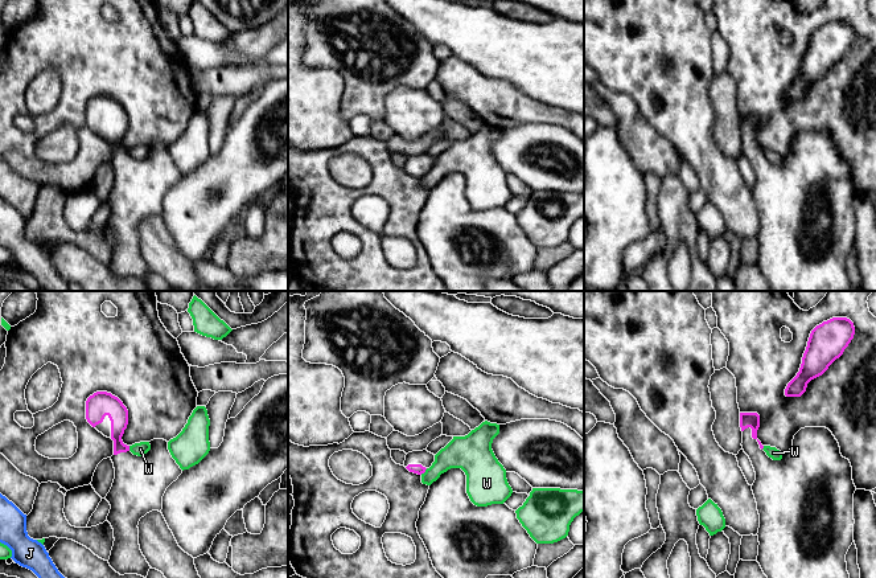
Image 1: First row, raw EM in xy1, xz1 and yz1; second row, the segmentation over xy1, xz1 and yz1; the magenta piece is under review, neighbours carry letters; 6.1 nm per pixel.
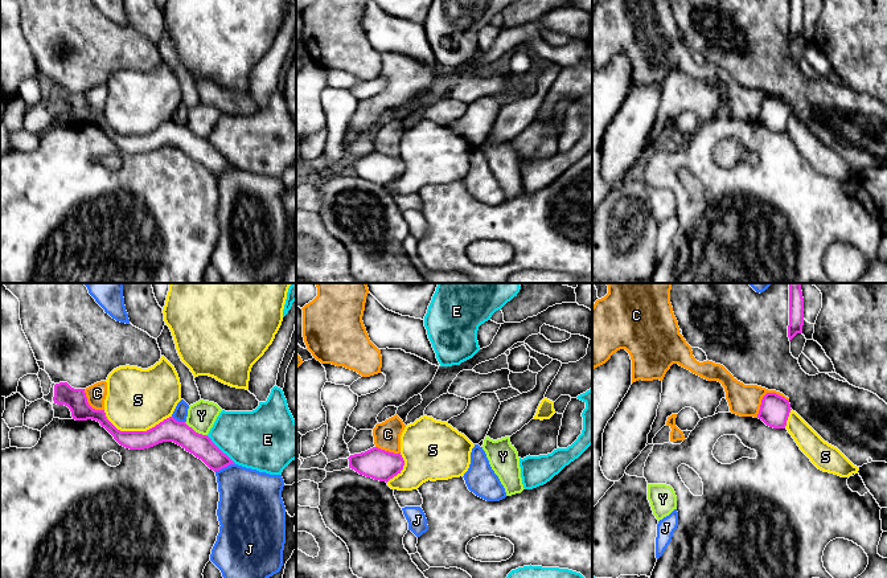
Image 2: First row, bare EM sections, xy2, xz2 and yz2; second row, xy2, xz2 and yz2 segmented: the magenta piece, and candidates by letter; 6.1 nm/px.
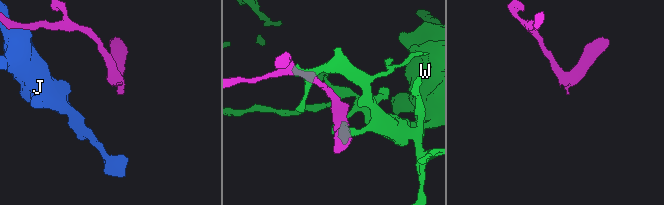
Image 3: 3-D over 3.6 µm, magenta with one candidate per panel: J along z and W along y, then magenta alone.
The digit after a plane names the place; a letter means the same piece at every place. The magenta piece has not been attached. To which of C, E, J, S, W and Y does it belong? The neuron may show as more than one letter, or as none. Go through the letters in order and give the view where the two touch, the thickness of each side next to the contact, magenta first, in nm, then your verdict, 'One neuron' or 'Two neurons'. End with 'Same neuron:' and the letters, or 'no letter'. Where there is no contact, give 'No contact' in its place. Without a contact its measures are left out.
C: Touches magenta in yz2. Thickness 180 nm (magenta) against 190 nm. Two neurons
E: Touches magenta in xy2. Thickness 140 nm (magenta) against 360 nm. Two neurons
J: Touches magenta in xy2. Thickness 140 nm (magenta) against 360 nm. Two neurons
S: Touches magenta in xy2. Thickness 140 nm (magenta) against 380 nm. Two neurons
W: Touches magenta in xz1. Thickness 60 nm (magenta) against 180 nm. Two neurons
Y: Touches magenta in xy2. Thickness 140 nm (magenta) against 180 nm. Two neurons
Same neuron: no letter

